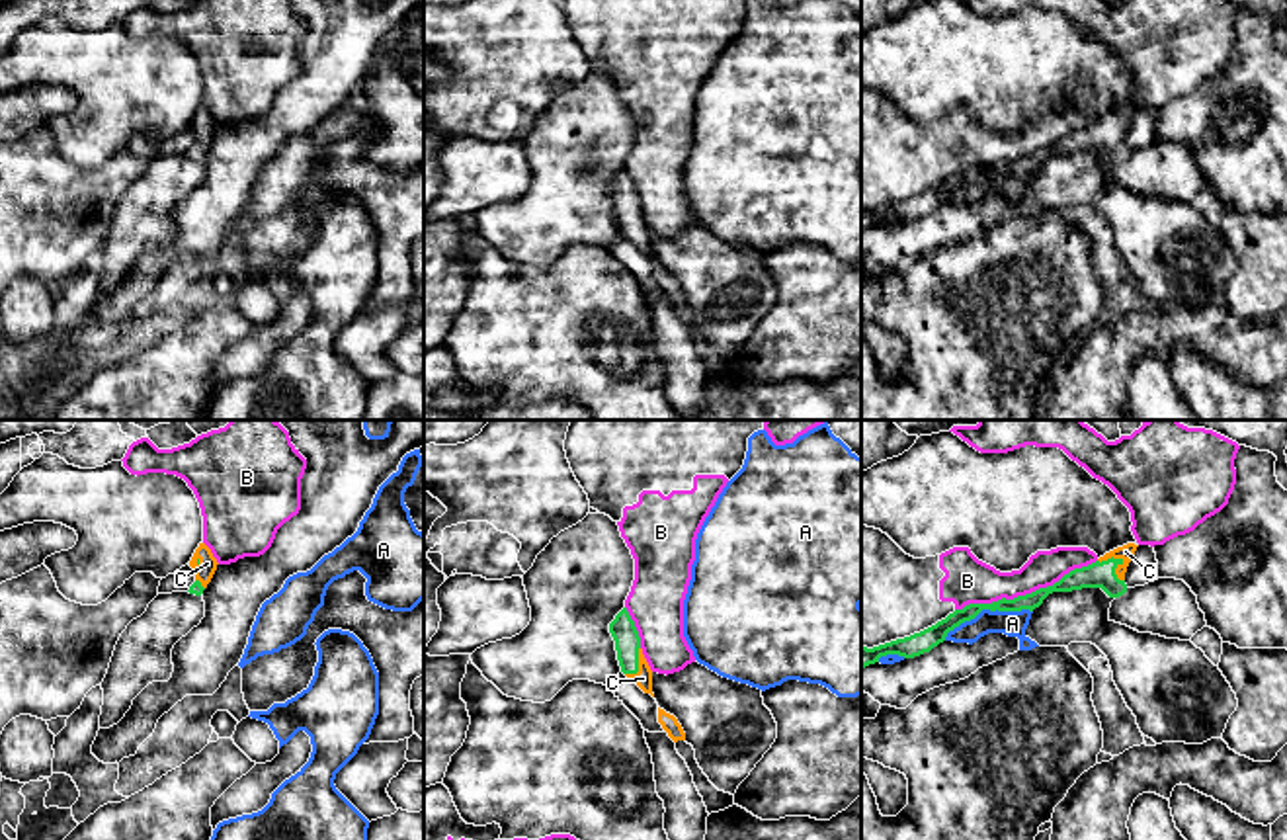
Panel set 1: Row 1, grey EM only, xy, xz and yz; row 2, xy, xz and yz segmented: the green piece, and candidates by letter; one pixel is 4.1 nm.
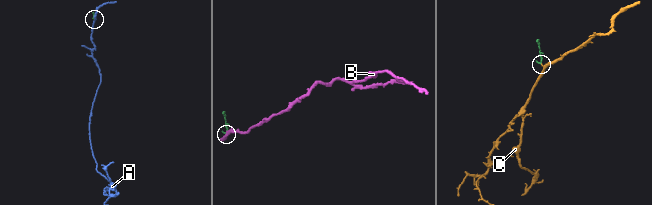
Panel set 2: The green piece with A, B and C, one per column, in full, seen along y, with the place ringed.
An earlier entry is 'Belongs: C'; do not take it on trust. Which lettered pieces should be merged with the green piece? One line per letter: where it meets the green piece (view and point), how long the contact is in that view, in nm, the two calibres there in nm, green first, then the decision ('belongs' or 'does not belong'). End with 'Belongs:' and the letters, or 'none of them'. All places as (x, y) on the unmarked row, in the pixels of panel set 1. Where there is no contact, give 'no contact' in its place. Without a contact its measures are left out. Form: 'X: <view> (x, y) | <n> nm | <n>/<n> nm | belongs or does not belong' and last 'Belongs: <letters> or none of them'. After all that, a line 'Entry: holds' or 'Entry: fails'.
A: yz (987, 170) | 380 nm | 80/110 nm | does not belong
B: yz (1026, 157) | 600 nm | 90/190 nm | does not belong
C: yz (1121, 124) | 140 nm | 110/60 nm | belongs
Belongs: C
Entry: holds

